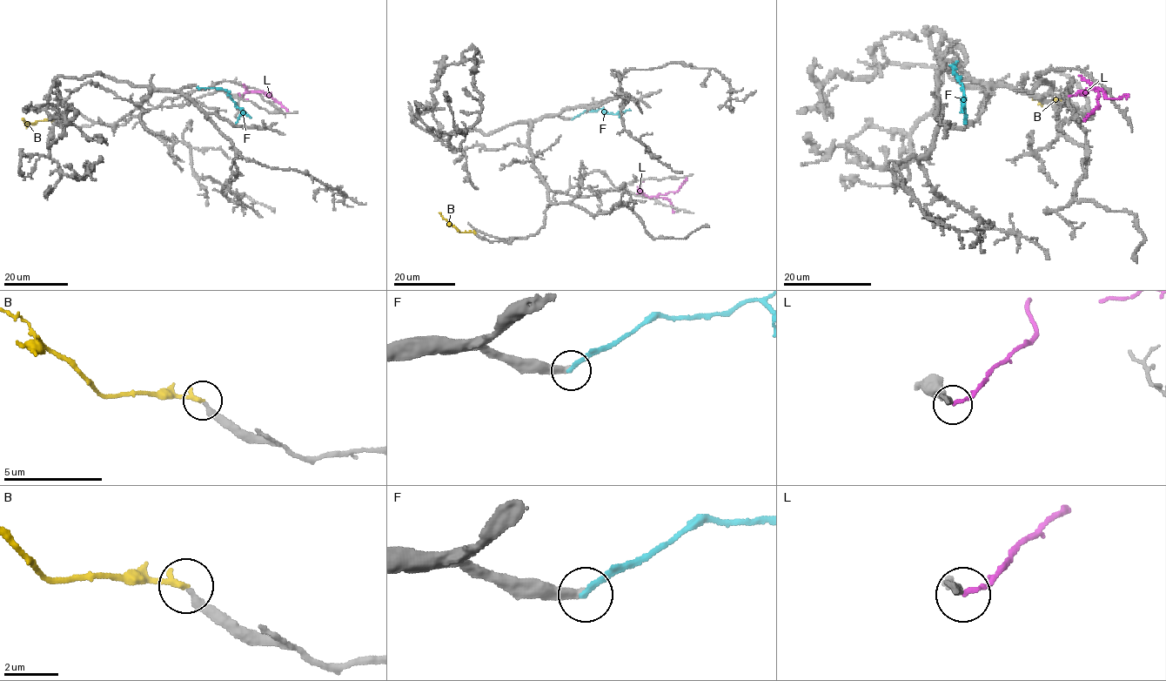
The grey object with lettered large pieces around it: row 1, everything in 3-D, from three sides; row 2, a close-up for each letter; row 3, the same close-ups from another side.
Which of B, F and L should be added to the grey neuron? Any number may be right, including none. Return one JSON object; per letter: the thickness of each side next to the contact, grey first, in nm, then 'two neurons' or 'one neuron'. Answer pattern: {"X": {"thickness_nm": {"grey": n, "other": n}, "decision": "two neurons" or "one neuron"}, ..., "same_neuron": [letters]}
{"B": {"thickness_nm": {"grey": 280, "other": 220}, "decision": "one neuron"}, "F": {"thickness_nm": {"grey": 340, "other": 240}, "decision": "two neurons"}, "L": {"thickness_nm": {"grey": 200, "other": 170}, "decision": "two neurons"}, "same_neuron": ["B"]}

